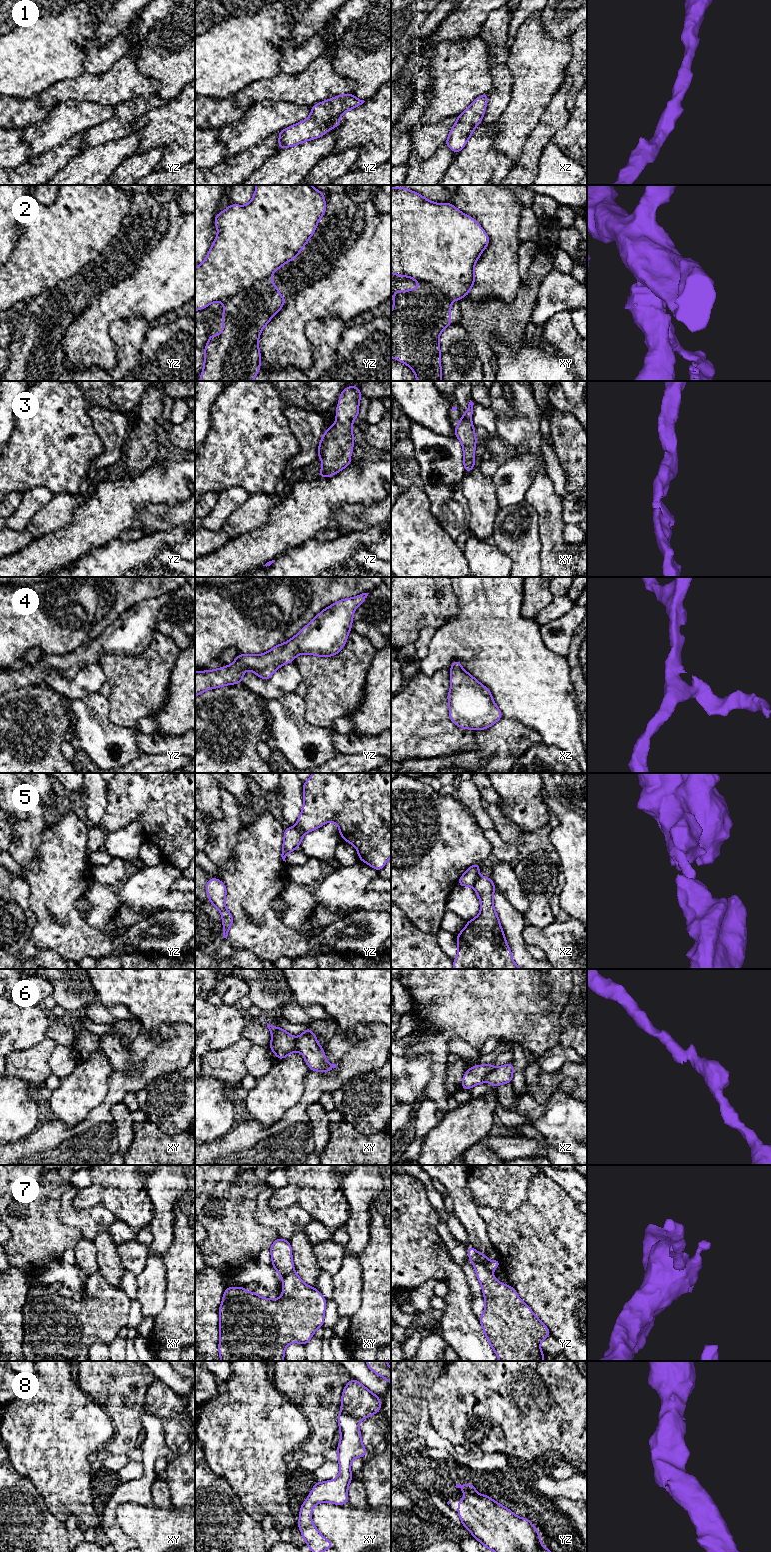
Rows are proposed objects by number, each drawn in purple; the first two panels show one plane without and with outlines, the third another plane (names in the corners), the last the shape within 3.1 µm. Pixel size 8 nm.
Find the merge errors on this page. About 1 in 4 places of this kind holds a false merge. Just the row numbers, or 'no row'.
2, 5, 6, 7

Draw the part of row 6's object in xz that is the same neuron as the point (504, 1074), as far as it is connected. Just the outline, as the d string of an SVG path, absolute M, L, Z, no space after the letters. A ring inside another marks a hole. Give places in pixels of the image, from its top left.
M513 1062L507 1063L503 1066L492 1069L487 1077L486 1081L490 1083L490 1086L499 1086L505 1083L511 1083L513 1079Z

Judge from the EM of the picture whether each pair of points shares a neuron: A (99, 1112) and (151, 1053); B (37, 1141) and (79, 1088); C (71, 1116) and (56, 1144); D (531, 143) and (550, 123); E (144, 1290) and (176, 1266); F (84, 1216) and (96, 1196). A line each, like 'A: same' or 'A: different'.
A: same
B: different
C: different
D: same
E: different
F: different

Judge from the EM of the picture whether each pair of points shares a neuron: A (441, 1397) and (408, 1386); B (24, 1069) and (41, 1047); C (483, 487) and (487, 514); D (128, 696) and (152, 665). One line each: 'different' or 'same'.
A: different
B: same
C: same
D: same

